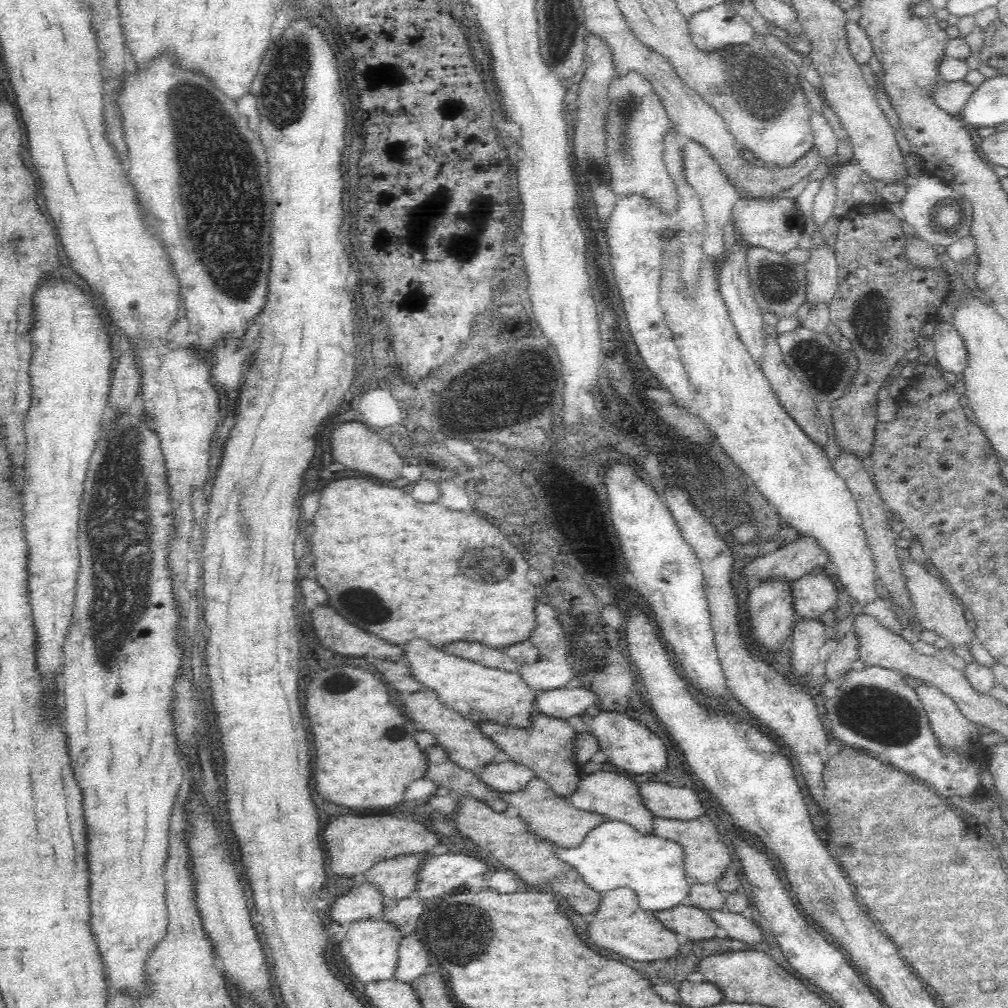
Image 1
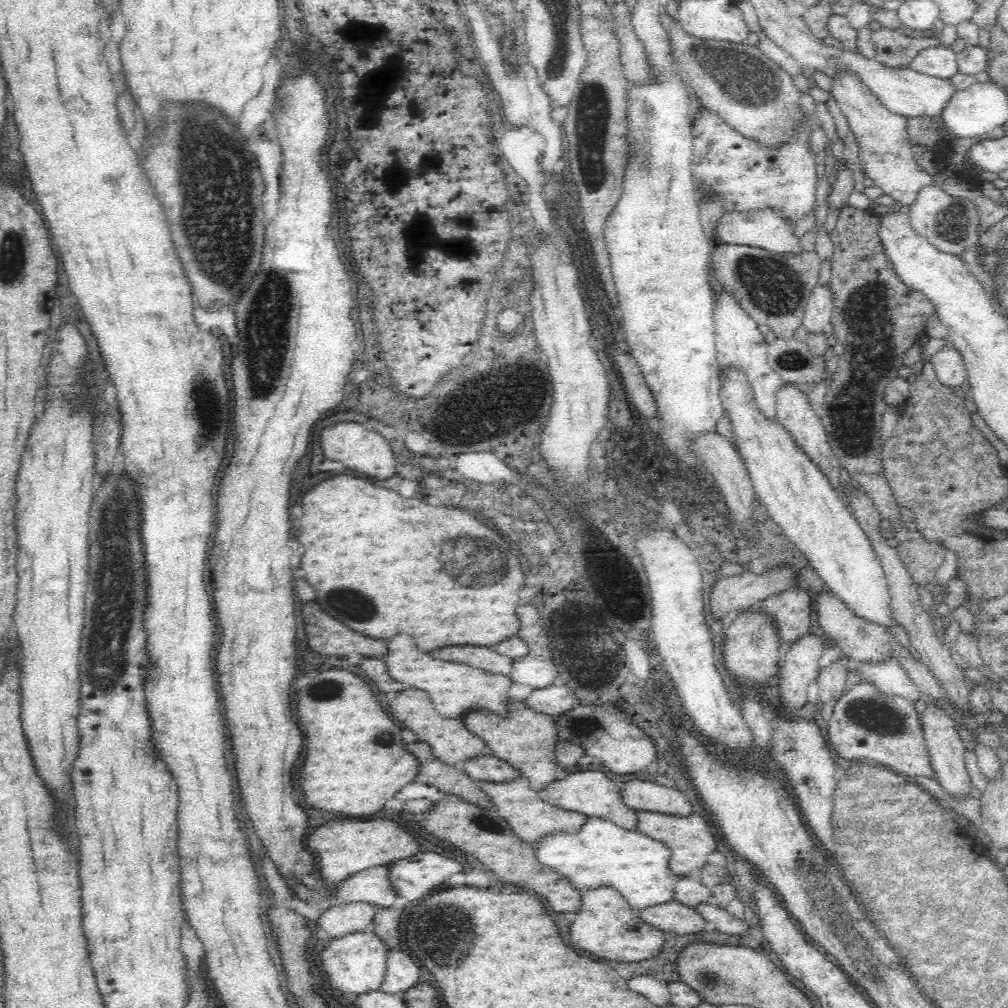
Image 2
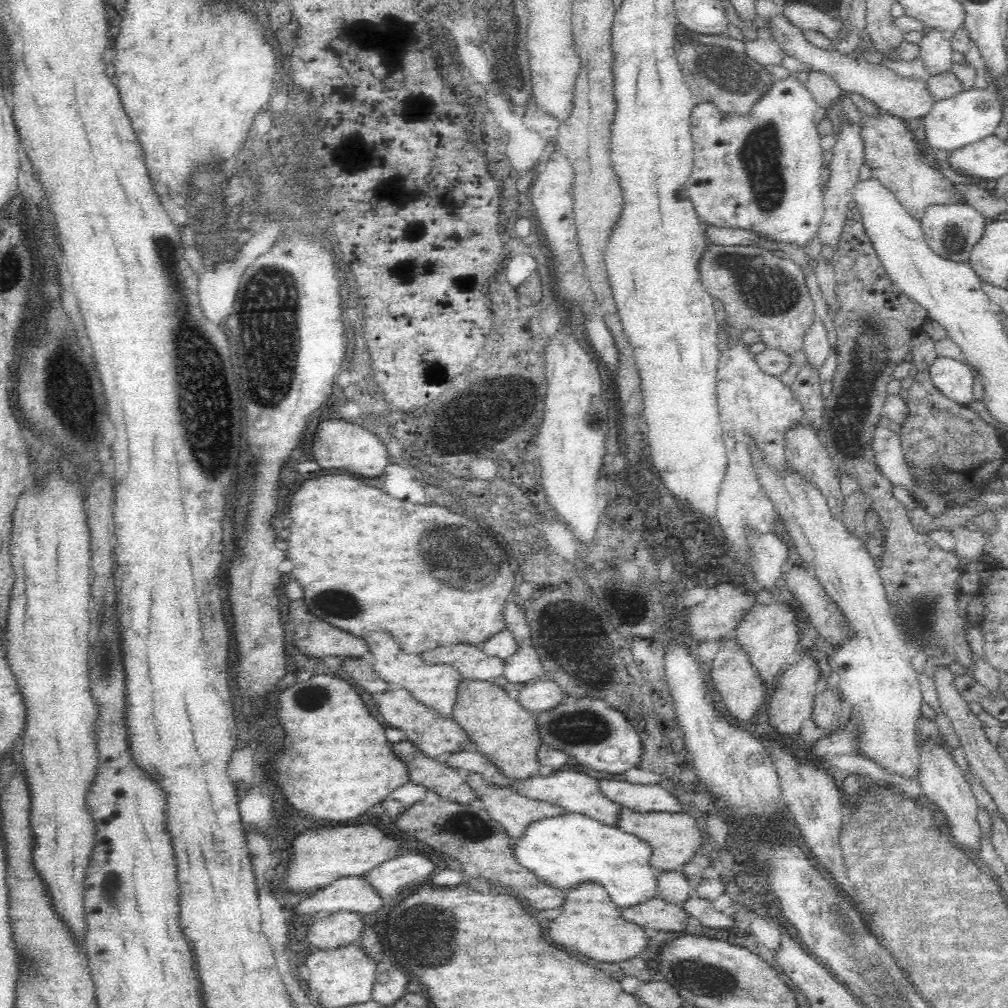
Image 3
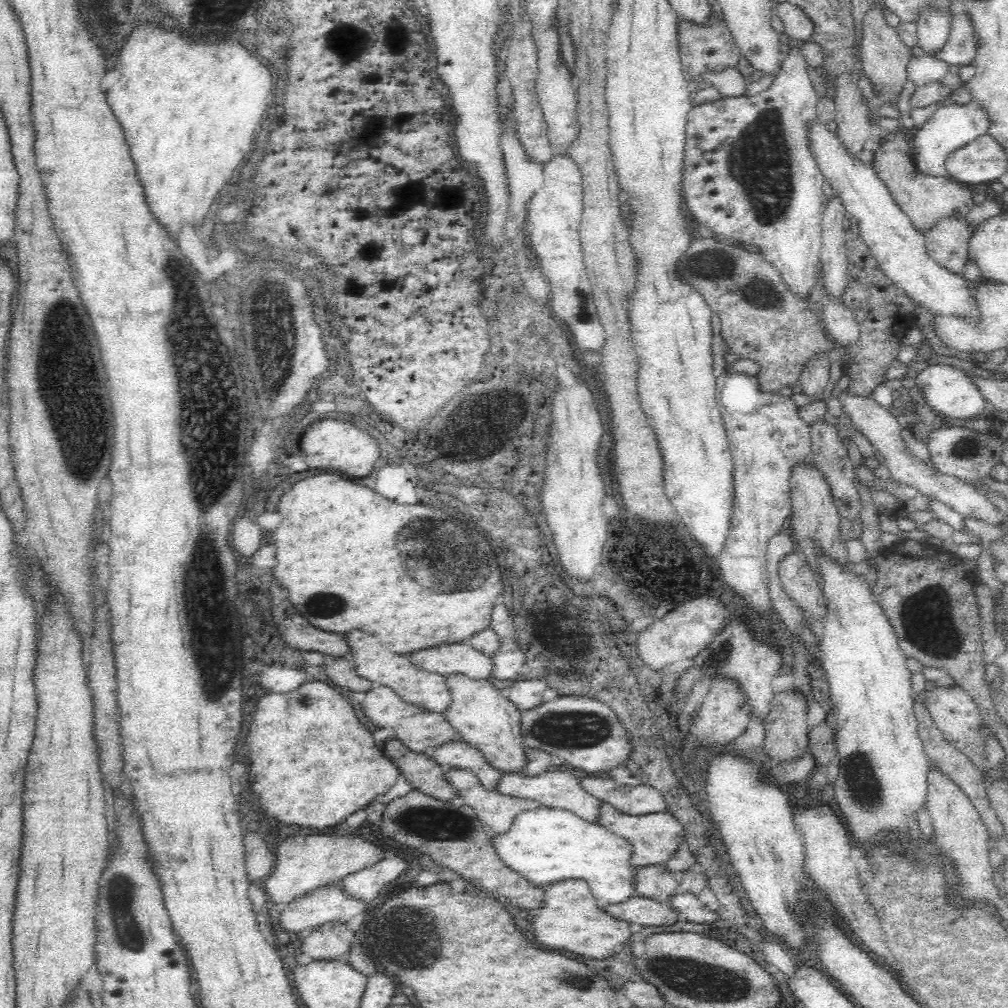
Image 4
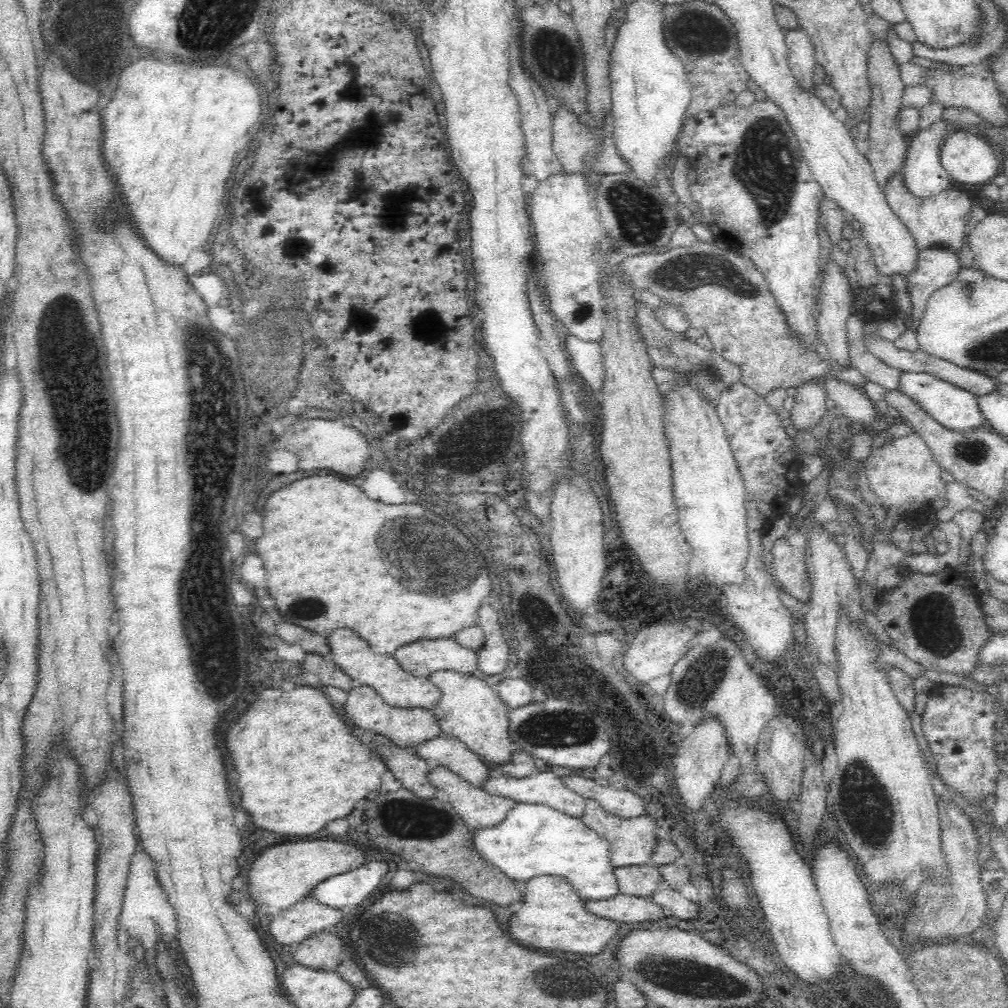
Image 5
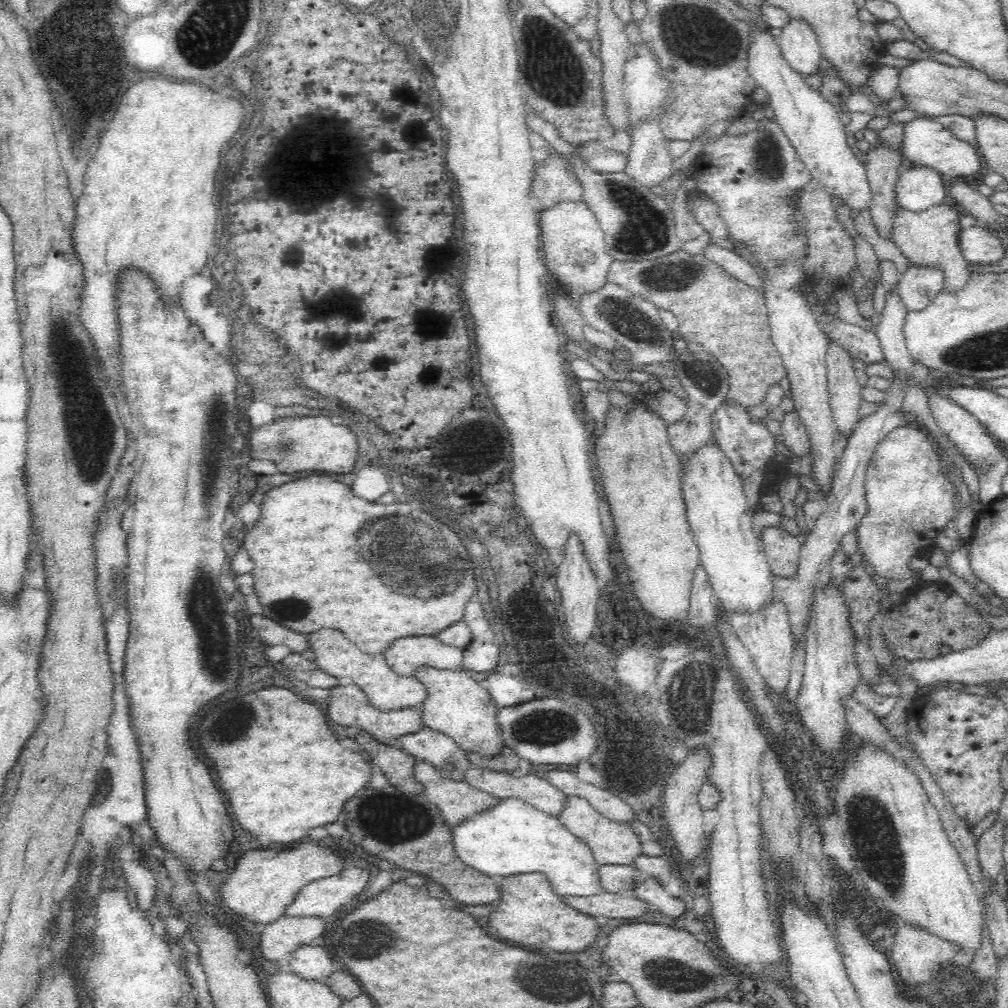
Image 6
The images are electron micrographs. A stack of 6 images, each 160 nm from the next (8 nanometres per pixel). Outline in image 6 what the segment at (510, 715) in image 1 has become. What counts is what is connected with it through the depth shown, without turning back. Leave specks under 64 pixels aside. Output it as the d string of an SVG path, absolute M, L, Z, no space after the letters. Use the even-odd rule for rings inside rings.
M324 628L320 632L308 633L307 637L310 645L308 655L316 661L318 667L327 674L335 675L345 682L349 681L357 684L370 697L370 703L374 707L383 711L417 708L428 698L428 689L422 681L416 677L401 676L393 672L384 655L371 655L362 651L354 641L350 641L346 637L346 633L342 630Z

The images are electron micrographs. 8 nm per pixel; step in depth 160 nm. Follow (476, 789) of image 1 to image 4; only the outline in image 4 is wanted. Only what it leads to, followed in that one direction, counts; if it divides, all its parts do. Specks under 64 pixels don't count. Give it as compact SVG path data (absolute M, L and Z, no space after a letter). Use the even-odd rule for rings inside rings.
M386 740L381 746L384 754L394 761L410 785L424 794L444 802L459 796L452 783L446 779L446 769L424 753L410 750L401 740Z

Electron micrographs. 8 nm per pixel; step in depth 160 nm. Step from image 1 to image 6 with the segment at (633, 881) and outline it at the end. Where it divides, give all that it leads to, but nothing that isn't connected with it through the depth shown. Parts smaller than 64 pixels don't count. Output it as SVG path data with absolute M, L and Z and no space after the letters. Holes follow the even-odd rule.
M518 798L500 799L490 812L452 828L452 835L456 855L486 875L544 872L554 884L554 891L564 896L594 896L605 891L592 847L566 828L561 818Z

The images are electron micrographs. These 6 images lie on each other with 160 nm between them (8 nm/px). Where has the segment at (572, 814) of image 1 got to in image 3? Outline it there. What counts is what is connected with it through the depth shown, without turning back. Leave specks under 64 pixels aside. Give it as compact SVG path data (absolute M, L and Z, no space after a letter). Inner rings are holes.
M465 773L465 780L472 787L472 790L478 795L478 798L484 803L484 807L488 813L497 821L502 823L502 827L513 841L526 836L526 830L534 823L540 823L542 820L558 819L565 816L567 810L558 805L550 804L543 800L531 799L530 797L522 796L514 787L506 785L505 787L496 784L488 783L480 774Z

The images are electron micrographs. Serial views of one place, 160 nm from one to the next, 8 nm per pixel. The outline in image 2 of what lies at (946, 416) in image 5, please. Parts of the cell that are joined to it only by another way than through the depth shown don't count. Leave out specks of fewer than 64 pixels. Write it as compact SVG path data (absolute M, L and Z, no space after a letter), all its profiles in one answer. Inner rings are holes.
M948 338L942 339L947 340L944 342L944 346L938 350L938 352L933 354L931 358L931 363L935 368L935 373L938 379L944 383L944 385L948 385L948 388L960 388L964 380L966 380L966 371L965 371L965 362L962 358L962 353L960 353L948 340Z

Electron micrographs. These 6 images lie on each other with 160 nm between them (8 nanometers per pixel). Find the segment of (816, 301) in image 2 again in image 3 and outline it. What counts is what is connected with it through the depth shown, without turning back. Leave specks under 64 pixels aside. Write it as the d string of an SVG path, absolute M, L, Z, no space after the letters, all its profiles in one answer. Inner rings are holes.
M813 316L811 323L807 326L803 336L802 350L806 354L806 358L810 363L814 363L818 369L826 361L831 352L831 347L826 335L826 326L822 322L822 318Z

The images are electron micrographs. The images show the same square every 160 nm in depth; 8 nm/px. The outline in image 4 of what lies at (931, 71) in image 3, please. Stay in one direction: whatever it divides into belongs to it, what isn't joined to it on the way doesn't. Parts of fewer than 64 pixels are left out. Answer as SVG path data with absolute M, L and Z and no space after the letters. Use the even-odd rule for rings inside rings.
M928 12L918 18L917 47L929 56L938 55L945 48L949 38L952 16L943 12Z

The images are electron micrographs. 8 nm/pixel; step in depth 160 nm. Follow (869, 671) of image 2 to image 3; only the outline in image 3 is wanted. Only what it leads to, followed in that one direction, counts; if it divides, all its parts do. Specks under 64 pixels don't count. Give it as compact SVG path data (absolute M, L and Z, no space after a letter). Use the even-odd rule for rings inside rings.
M748 433L745 436L745 441L750 451L751 461L756 470L756 476L758 484L761 486L761 489L767 494L767 499L771 502L771 506L775 508L779 518L779 531L782 536L788 540L790 543L794 545L796 548L795 551L795 559L796 562L800 563L808 570L810 570L813 576L819 580L822 584L822 587L826 590L826 593L836 602L836 605L842 610L844 613L844 618L848 619L850 623L852 623L852 627L856 629L856 638L854 640L850 640L850 642L846 642L844 646L840 646L840 648L835 648L835 652L831 654L832 656L825 659L825 663L828 668L828 672L836 672L840 676L839 681L839 689L842 694L842 698L846 700L846 702L851 705L851 716L854 719L854 723L858 723L860 725L860 729L862 729L862 736L860 736L860 743L862 743L862 756L872 760L872 762L876 763L880 768L887 774L888 780L899 781L904 778L914 778L916 774L918 774L919 768L919 746L915 739L915 724L918 716L920 716L920 706L923 703L924 698L922 698L922 690L920 689L920 685L918 684L918 676L914 671L914 668L911 664L911 658L913 655L913 649L910 647L908 642L904 639L899 630L899 627L895 623L894 617L894 609L891 605L891 602L887 598L887 593L885 592L885 582L883 582L881 574L879 573L880 566L878 565L878 559L870 556L868 552L868 548L864 546L863 539L859 538L856 534L853 534L843 520L841 516L837 516L836 513L832 513L830 511L830 507L828 507L828 501L826 501L826 497L822 495L822 491L818 489L818 485L816 482L812 481L808 475L804 475L802 471L796 471L796 469L792 469L792 467L788 467L787 460L786 466L783 469L778 469L776 465L772 465L772 463L768 463L766 461L766 457L764 457L764 451L762 451L762 447L756 443L756 439L754 439L754 435L750 435Z

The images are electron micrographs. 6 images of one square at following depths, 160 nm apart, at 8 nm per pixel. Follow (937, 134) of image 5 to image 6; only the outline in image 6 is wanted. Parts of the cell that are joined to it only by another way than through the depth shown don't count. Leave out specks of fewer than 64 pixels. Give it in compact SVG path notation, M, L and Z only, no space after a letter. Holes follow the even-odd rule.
M907 163L900 171L895 185L896 202L906 209L922 209L948 200L944 176L936 167L924 163Z

